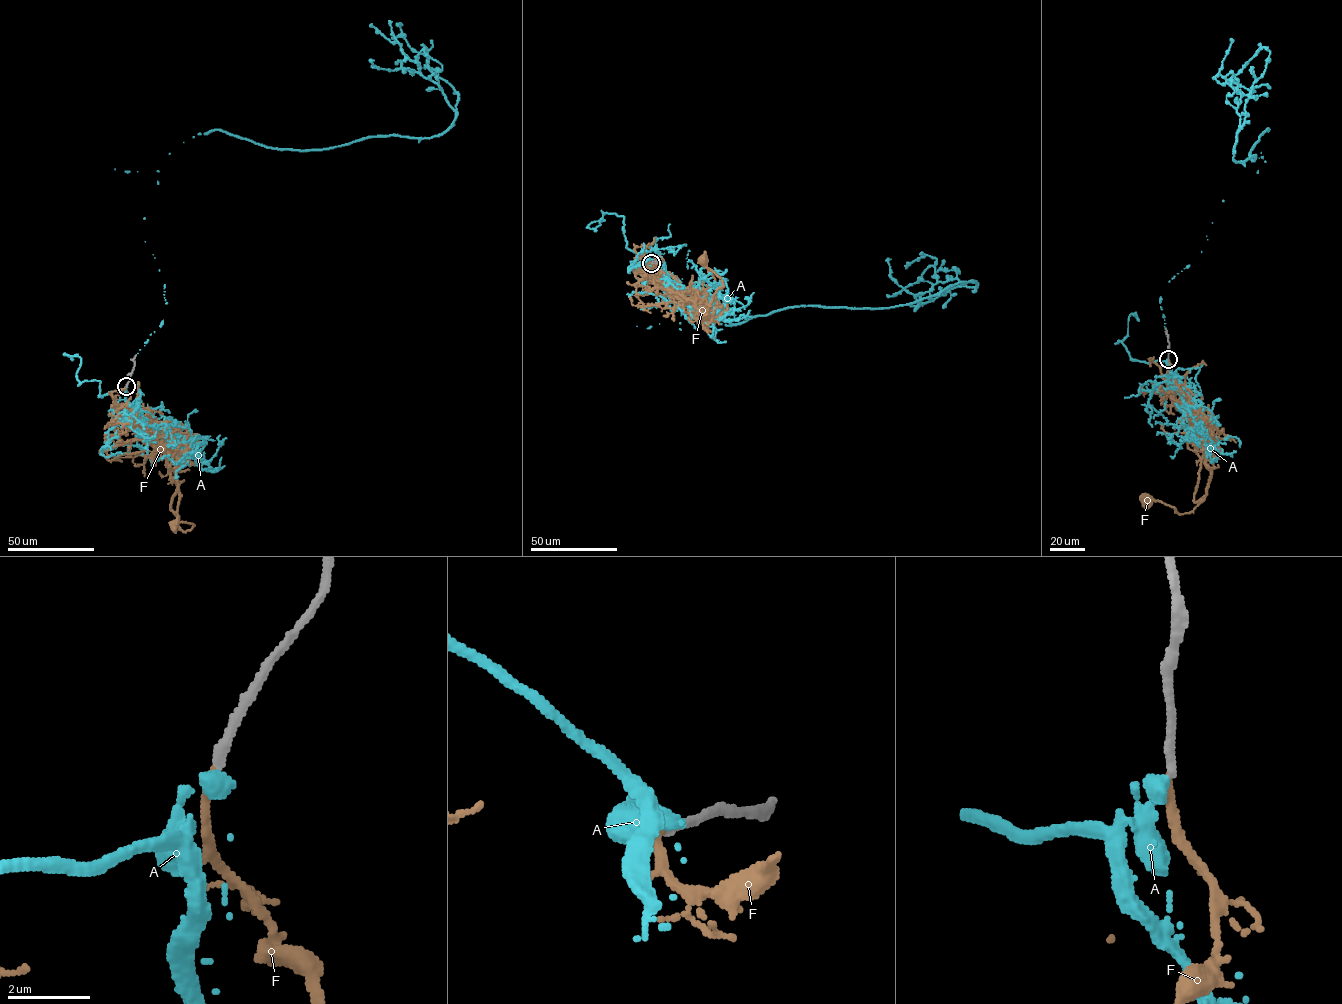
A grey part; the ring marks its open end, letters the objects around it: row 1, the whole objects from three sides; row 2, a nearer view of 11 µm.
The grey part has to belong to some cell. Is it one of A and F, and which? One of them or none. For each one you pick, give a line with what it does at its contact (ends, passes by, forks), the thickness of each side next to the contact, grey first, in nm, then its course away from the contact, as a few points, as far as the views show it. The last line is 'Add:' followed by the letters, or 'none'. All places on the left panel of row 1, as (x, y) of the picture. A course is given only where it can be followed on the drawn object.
F: it ends | 240/200 nm | via (126, 386), (127, 406), (164, 454), (179, 528), (193, 524), (173, 525)
Add: F

